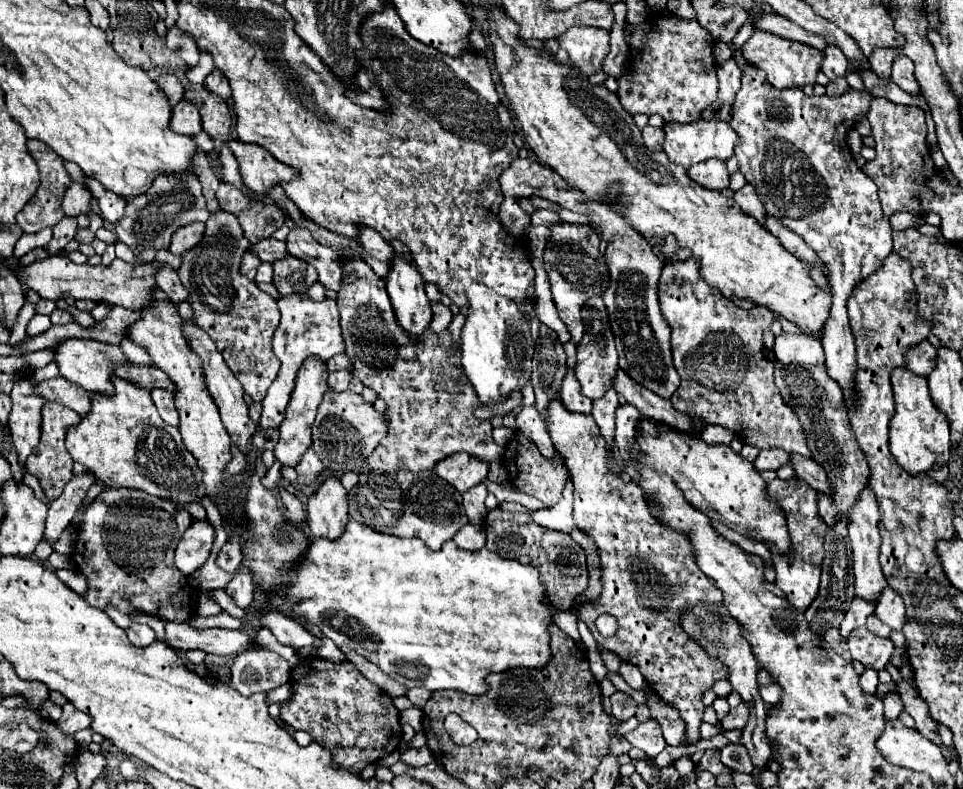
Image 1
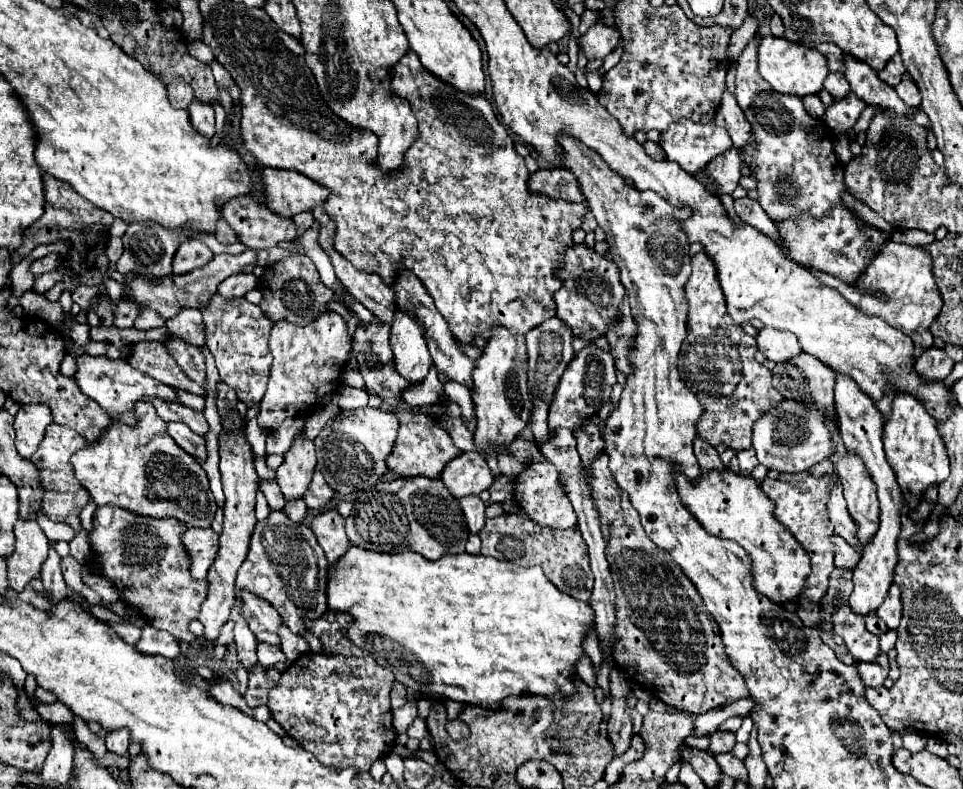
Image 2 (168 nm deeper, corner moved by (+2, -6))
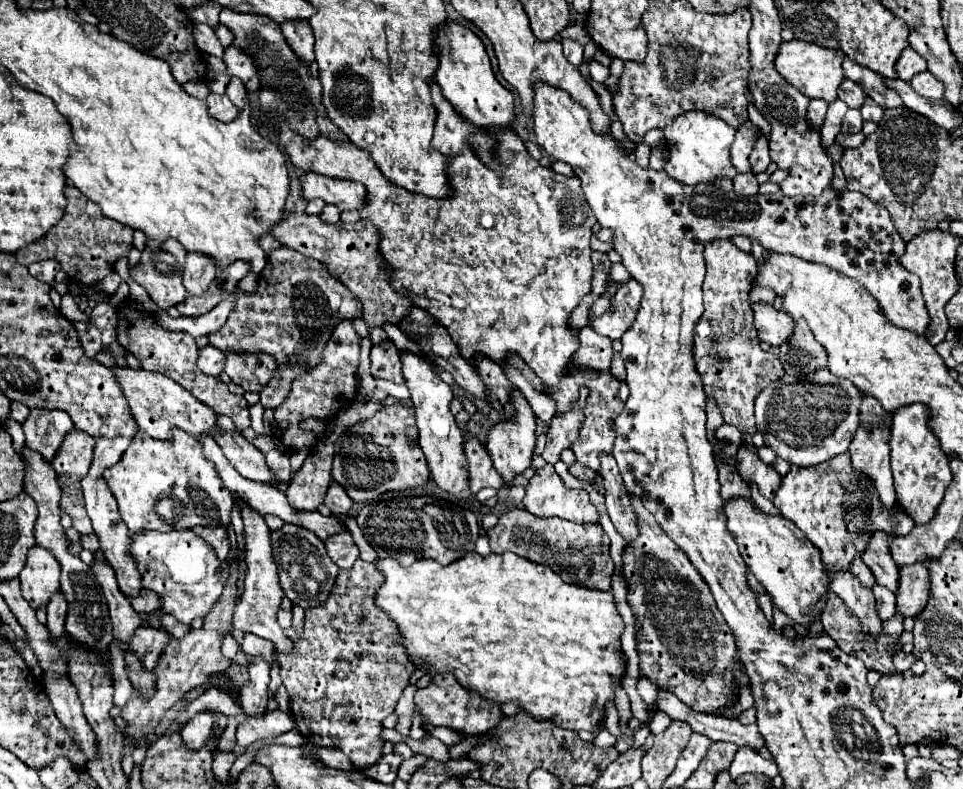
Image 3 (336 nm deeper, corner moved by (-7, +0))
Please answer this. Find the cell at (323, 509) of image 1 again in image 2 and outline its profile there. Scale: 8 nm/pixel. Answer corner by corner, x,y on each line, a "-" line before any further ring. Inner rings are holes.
325,511
317,515
311,523
311,529
331,565
337,563
337,559
345,555
345,549
349,549
343,517
337,511

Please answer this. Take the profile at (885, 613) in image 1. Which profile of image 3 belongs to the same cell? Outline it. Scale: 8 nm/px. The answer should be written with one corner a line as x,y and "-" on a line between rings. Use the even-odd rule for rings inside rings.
922,563
904,565
900,569
896,591
896,613
904,617
916,617
926,605
928,595
928,571

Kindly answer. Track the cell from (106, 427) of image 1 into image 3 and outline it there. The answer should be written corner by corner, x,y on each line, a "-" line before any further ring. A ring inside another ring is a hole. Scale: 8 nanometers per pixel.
182,431
178,437
160,441
136,433
120,461
104,471
104,479
118,501
120,515
132,533
140,529
170,531
174,527
228,525
232,495
218,483
214,465
202,455
198,441

